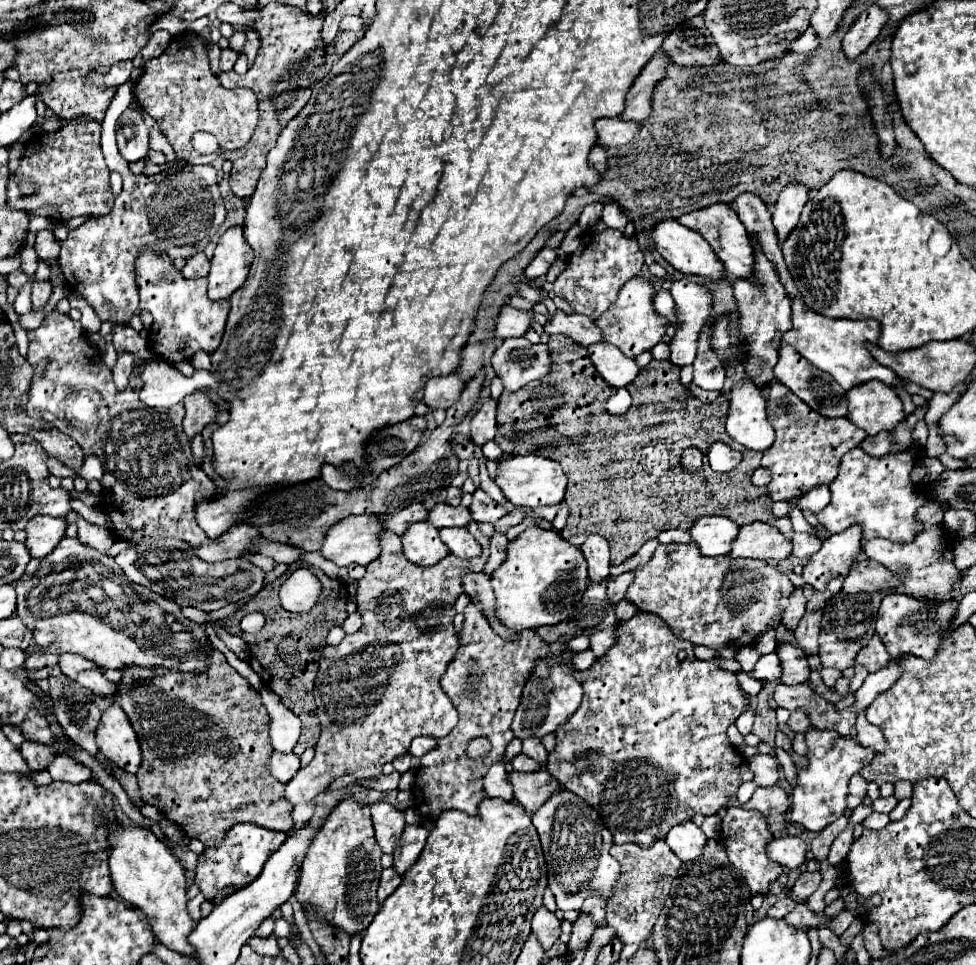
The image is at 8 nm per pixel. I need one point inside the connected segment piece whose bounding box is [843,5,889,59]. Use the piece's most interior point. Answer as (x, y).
(868, 27)

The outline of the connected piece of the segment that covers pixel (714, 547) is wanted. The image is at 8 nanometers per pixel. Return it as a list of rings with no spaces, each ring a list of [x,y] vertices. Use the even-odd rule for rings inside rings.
[[[701,517],[689,529],[693,541],[699,545],[701,553],[707,557],[727,555],[731,551],[731,543],[737,537],[739,525],[727,517]]]

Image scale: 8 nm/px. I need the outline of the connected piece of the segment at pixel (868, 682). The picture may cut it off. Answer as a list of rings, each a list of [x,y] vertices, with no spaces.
[[[891,659],[889,665],[885,665],[883,669],[875,671],[875,673],[871,673],[871,675],[865,679],[863,687],[857,691],[857,699],[855,699],[853,707],[855,707],[857,711],[865,709],[869,703],[873,703],[873,699],[875,699],[881,691],[887,691],[887,689],[899,679],[899,675],[901,675],[901,667],[899,667],[899,663],[897,663],[895,659]]]

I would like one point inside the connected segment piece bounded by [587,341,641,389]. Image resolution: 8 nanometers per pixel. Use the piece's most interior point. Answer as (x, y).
(616, 368)

